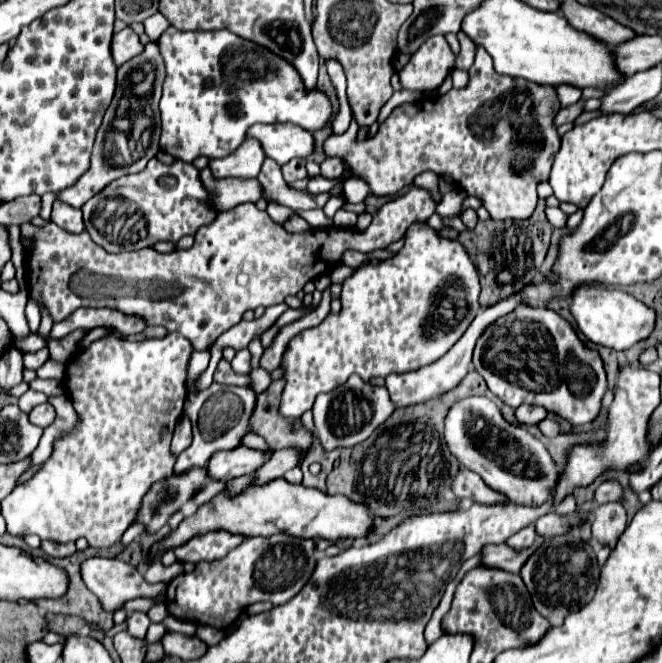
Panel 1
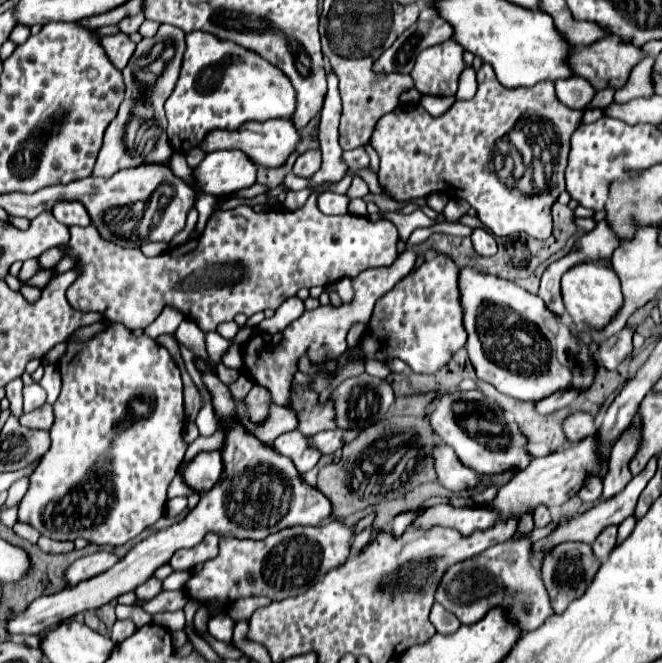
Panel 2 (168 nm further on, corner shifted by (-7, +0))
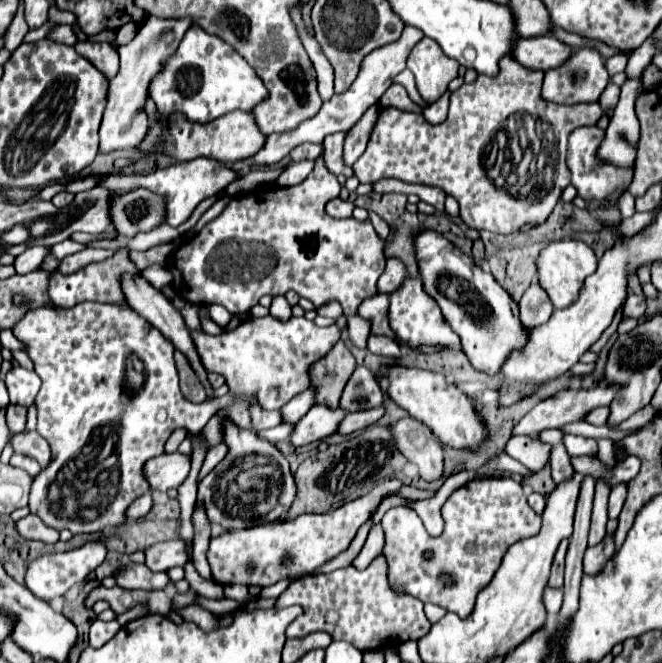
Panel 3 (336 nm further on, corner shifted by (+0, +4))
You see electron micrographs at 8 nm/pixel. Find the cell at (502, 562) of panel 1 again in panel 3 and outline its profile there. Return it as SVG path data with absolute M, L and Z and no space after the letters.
M619 482L619 484L615 484L615 486L611 488L611 496L609 496L609 518L611 518L611 520L617 520L621 508L623 508L623 504L625 504L625 492L627 492L625 484L627 484L627 482Z

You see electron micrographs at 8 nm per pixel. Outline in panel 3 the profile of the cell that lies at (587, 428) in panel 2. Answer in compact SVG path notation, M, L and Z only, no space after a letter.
M599 406L599 408L593 408L583 420L593 426L601 426L607 422L607 416L609 416L609 406Z

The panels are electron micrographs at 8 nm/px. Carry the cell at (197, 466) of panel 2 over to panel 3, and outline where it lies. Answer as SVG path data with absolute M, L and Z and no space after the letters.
M173 452L151 458L145 464L145 476L153 490L167 492L169 488L179 488L191 470L191 456Z

